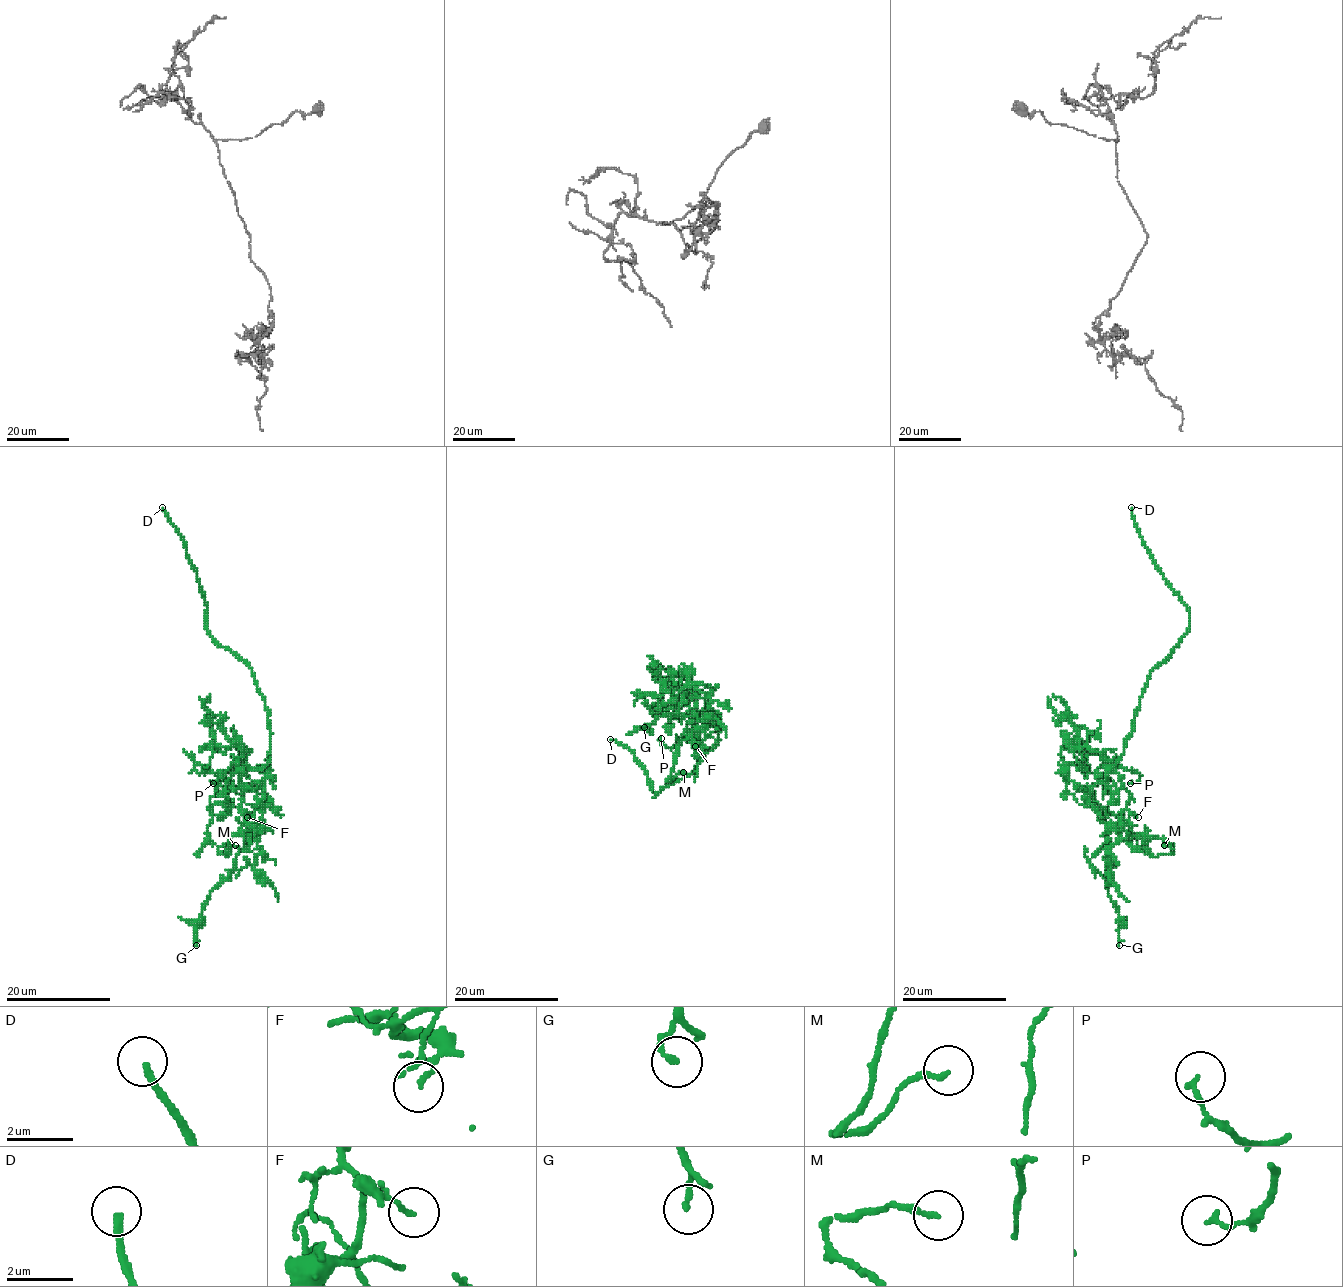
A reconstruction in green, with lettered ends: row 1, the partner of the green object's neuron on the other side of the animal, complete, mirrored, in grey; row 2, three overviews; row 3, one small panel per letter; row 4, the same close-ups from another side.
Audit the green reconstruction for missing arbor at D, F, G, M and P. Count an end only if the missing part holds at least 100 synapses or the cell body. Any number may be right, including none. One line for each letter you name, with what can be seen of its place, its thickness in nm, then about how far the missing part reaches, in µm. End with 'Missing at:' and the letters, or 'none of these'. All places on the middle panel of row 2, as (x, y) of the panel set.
D: (610, 739) | 180 nm | 100 µm
Missing at: D

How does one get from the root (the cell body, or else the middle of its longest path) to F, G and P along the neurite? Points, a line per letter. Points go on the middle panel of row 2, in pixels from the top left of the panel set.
F: (716, 742), (717, 718), (707, 709), (706, 697), (710, 698), (707, 721), (691, 736), (698, 740), (695, 746)
G: (716, 742), (717, 718), (707, 709), (704, 698), (708, 697), (703, 726), (707, 718), (664, 714), (644, 727)
P: (716, 742), (717, 718), (683, 693), (686, 673), (691, 734), (673, 748), (661, 738)

